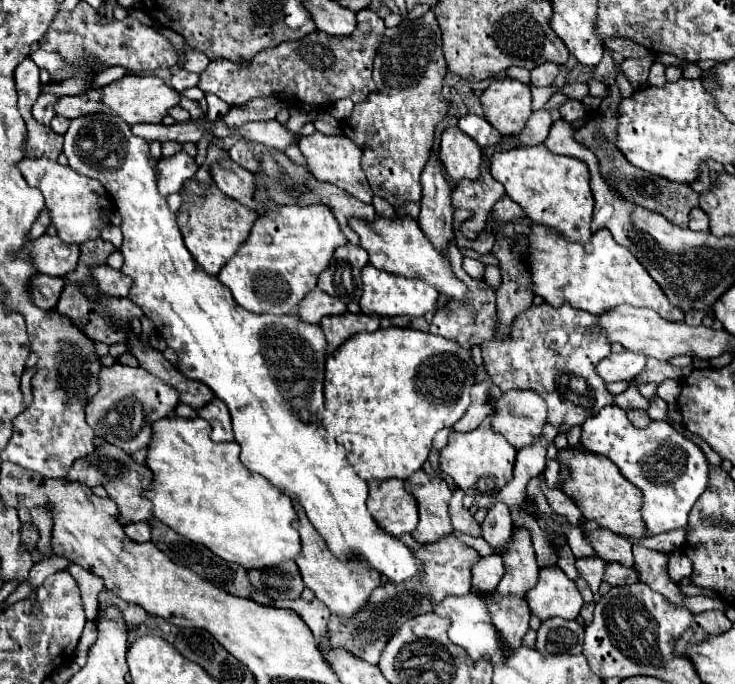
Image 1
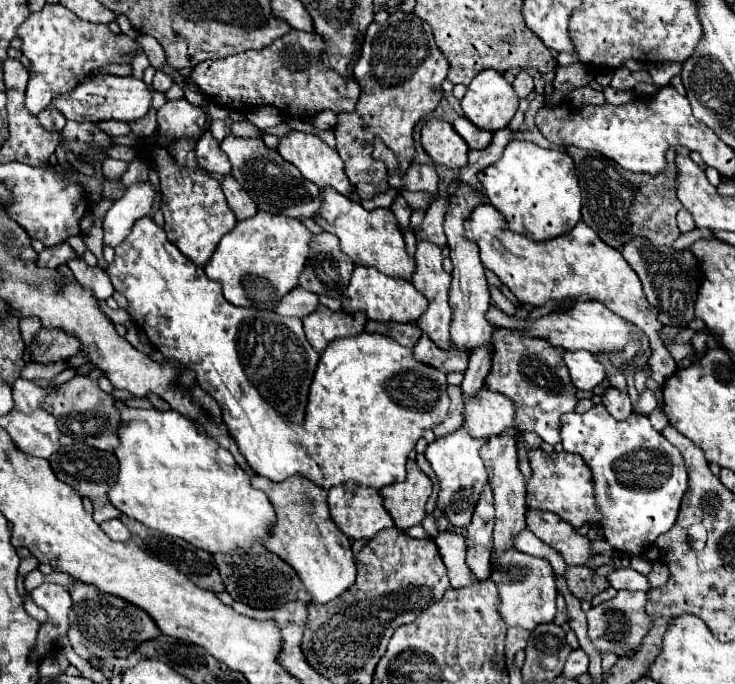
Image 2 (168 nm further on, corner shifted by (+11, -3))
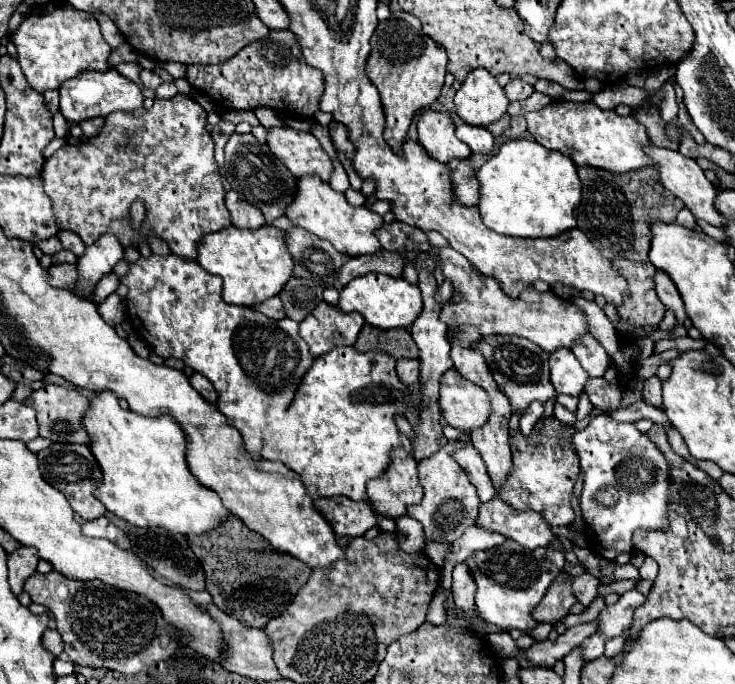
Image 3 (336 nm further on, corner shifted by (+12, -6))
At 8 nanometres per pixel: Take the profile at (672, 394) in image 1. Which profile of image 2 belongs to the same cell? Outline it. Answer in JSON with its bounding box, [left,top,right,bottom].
[635,389,659,415]

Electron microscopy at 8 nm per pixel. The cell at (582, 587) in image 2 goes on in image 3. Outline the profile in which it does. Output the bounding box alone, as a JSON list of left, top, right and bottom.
[532,572,576,624]

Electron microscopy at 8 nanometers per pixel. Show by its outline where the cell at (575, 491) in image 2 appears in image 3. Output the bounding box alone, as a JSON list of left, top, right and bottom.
[496,416,580,526]

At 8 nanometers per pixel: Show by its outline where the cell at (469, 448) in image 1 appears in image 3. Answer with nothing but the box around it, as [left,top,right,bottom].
[408,442,480,544]

